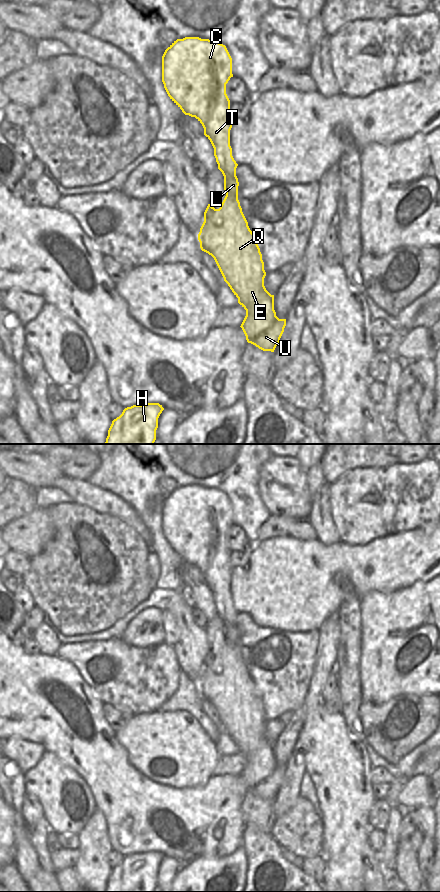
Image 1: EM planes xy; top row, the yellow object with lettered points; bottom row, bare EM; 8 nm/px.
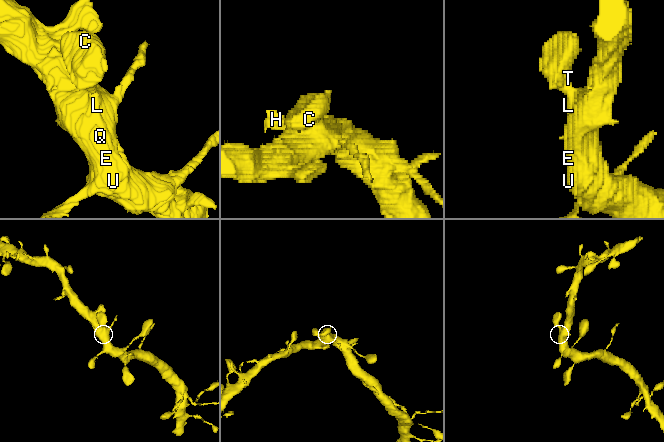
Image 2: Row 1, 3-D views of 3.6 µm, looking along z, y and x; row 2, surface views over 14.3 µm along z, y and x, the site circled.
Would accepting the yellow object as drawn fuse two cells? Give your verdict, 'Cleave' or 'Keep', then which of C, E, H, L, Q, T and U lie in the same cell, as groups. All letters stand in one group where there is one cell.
Keep. Groups: C E H L Q T U

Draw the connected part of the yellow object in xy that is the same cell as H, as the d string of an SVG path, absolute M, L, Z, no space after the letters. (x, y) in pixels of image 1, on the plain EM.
M159 851L133 853L123 858L122 862L112 869L105 892L154 892L158 866L164 856Z

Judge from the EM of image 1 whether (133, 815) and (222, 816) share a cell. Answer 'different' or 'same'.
same

